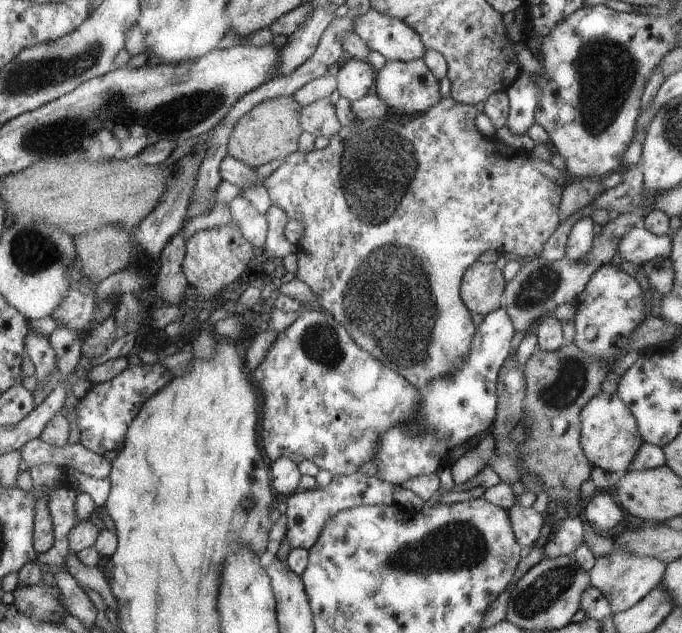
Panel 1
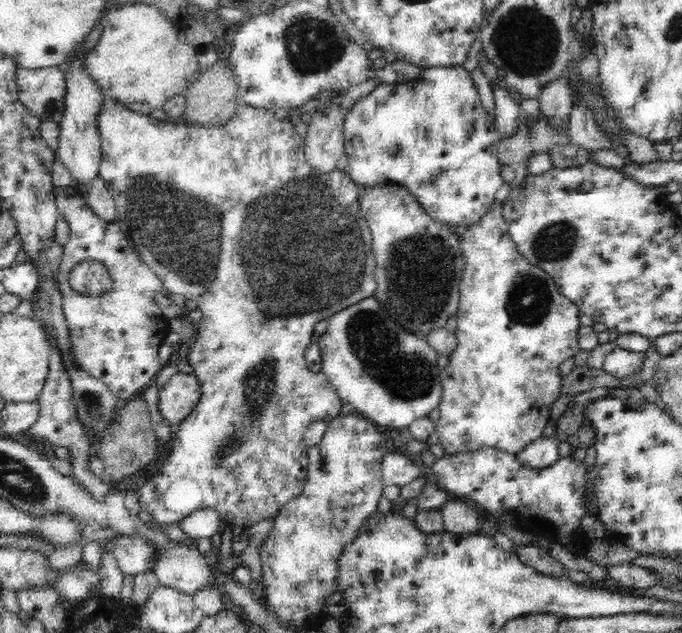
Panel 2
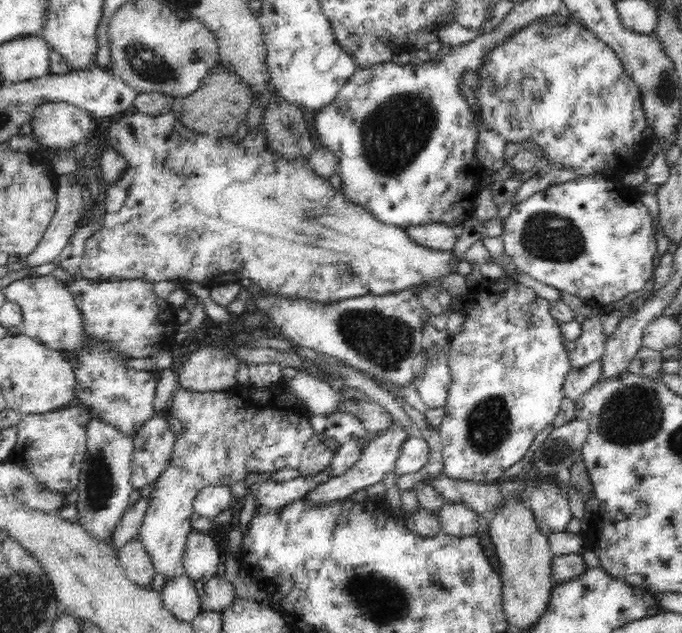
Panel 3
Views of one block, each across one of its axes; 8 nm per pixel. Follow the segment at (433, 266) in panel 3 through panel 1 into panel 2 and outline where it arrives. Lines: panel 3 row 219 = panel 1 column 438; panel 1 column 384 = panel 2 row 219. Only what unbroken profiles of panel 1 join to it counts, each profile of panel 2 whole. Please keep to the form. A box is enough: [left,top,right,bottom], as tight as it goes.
[96,100,376,528]

